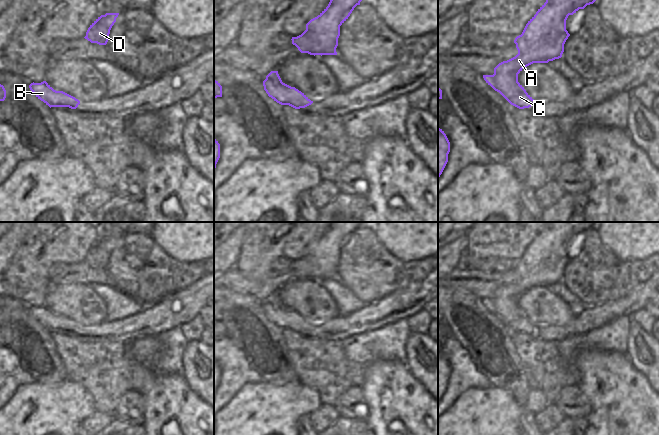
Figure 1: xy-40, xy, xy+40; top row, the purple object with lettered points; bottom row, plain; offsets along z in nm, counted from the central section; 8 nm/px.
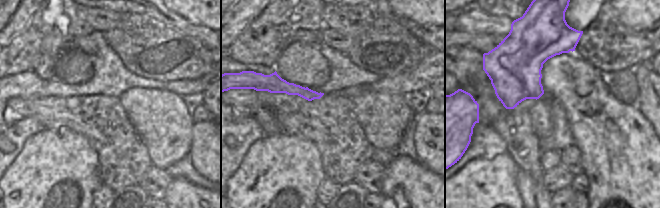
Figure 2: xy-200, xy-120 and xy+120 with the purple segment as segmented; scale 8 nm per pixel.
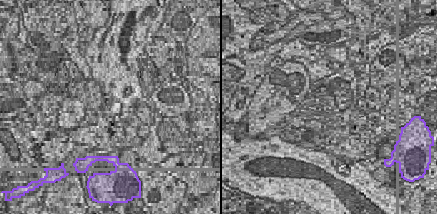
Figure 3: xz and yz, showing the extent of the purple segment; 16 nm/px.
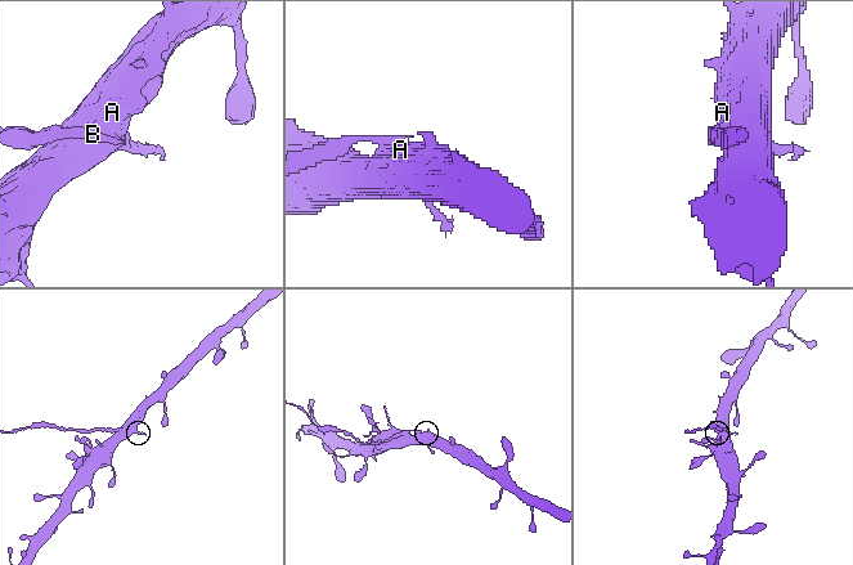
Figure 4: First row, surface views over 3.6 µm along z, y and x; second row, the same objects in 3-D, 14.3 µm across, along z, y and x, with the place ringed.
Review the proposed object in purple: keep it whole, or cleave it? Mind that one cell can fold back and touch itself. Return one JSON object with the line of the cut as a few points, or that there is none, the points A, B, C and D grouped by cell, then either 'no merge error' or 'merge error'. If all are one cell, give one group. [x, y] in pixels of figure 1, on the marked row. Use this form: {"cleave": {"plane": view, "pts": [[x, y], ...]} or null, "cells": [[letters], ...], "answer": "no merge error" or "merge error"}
{"cleave": {"plane": "xy", "pts": [[266, 78], [283, 94], [281, 100], [300, 107]]}, "cells": [["A", "C", "D"], ["B"]], "answer": "merge error"}

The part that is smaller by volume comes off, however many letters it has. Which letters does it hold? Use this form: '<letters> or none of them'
B

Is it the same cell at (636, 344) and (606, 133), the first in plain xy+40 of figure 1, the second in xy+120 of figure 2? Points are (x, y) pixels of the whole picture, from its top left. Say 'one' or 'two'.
two

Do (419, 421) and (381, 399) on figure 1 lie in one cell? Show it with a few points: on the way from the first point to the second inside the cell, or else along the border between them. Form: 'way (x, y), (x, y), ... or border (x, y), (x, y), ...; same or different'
way (410, 421), (390, 401); same

